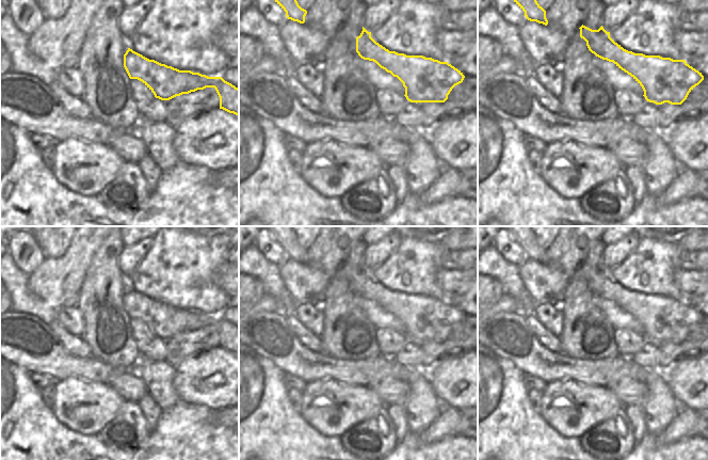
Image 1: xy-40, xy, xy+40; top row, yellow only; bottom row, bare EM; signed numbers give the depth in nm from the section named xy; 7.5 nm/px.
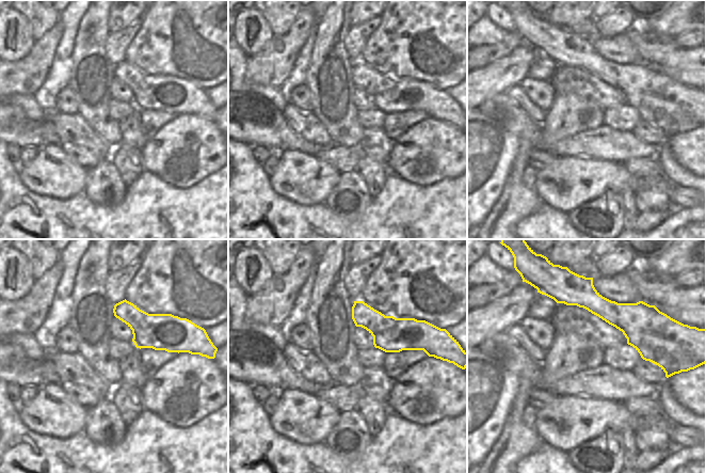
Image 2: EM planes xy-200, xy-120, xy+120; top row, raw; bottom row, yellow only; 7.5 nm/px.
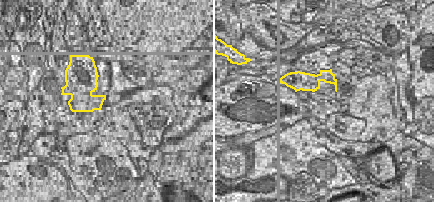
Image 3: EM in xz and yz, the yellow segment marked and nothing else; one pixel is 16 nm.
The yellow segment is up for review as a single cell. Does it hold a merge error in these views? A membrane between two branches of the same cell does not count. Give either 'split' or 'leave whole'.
split

